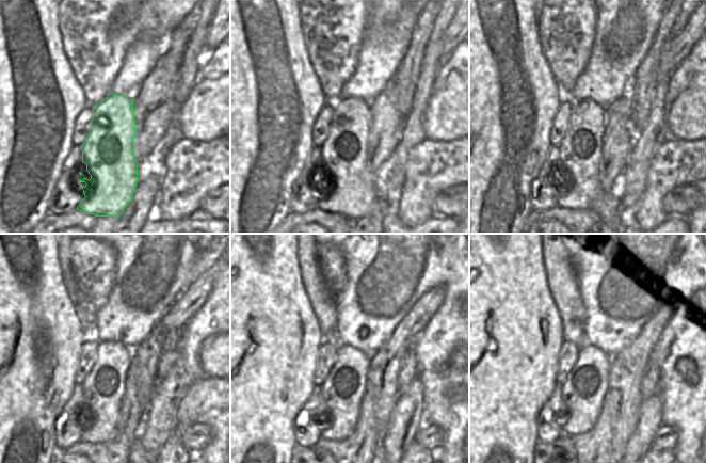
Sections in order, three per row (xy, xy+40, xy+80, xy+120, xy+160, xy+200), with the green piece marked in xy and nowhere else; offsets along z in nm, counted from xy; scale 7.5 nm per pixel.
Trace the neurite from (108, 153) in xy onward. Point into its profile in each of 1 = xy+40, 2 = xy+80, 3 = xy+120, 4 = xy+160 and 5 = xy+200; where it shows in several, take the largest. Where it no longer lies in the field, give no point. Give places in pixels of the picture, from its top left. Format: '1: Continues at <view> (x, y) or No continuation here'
1: Continues at xy+40 (351, 191)
2: Continues at xy+80 (580, 150)
3: Continues at xy+120 (103, 387)
4: Continues at xy+160 (342, 389)
5: Continues at xy+200 (583, 390)

